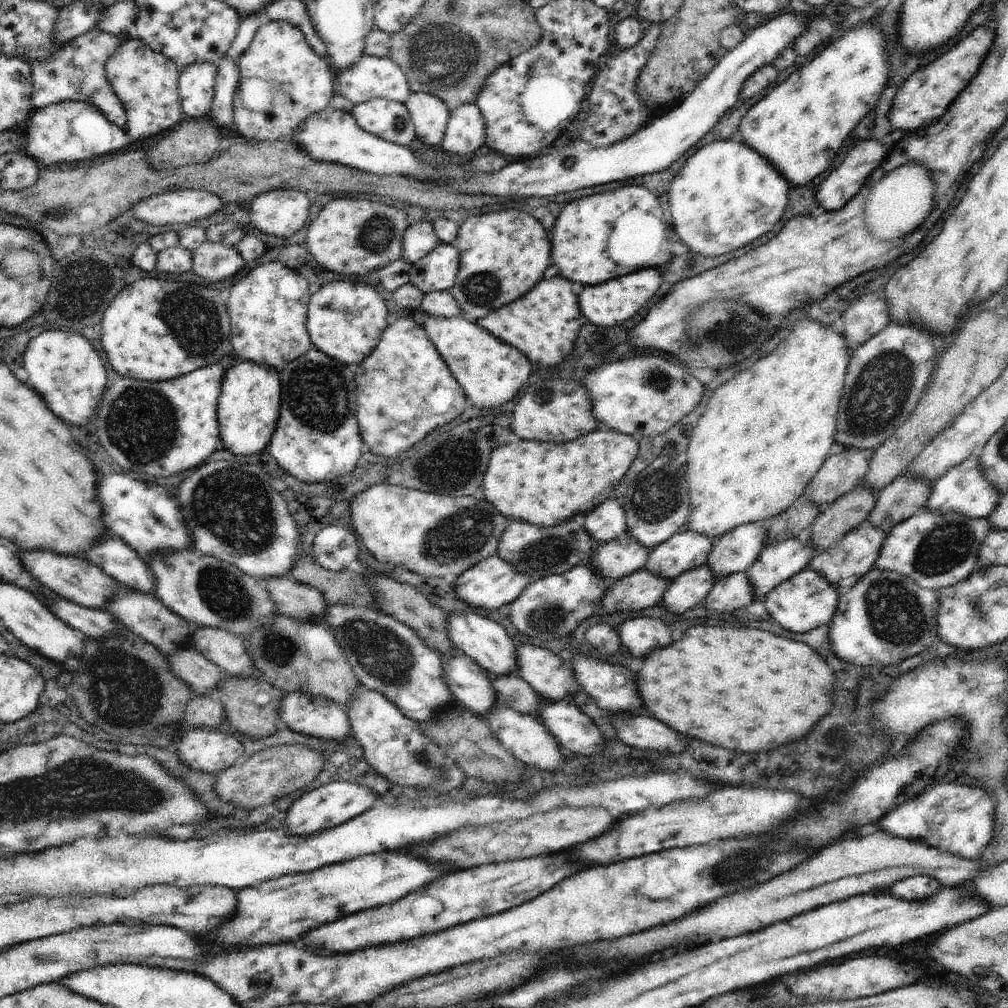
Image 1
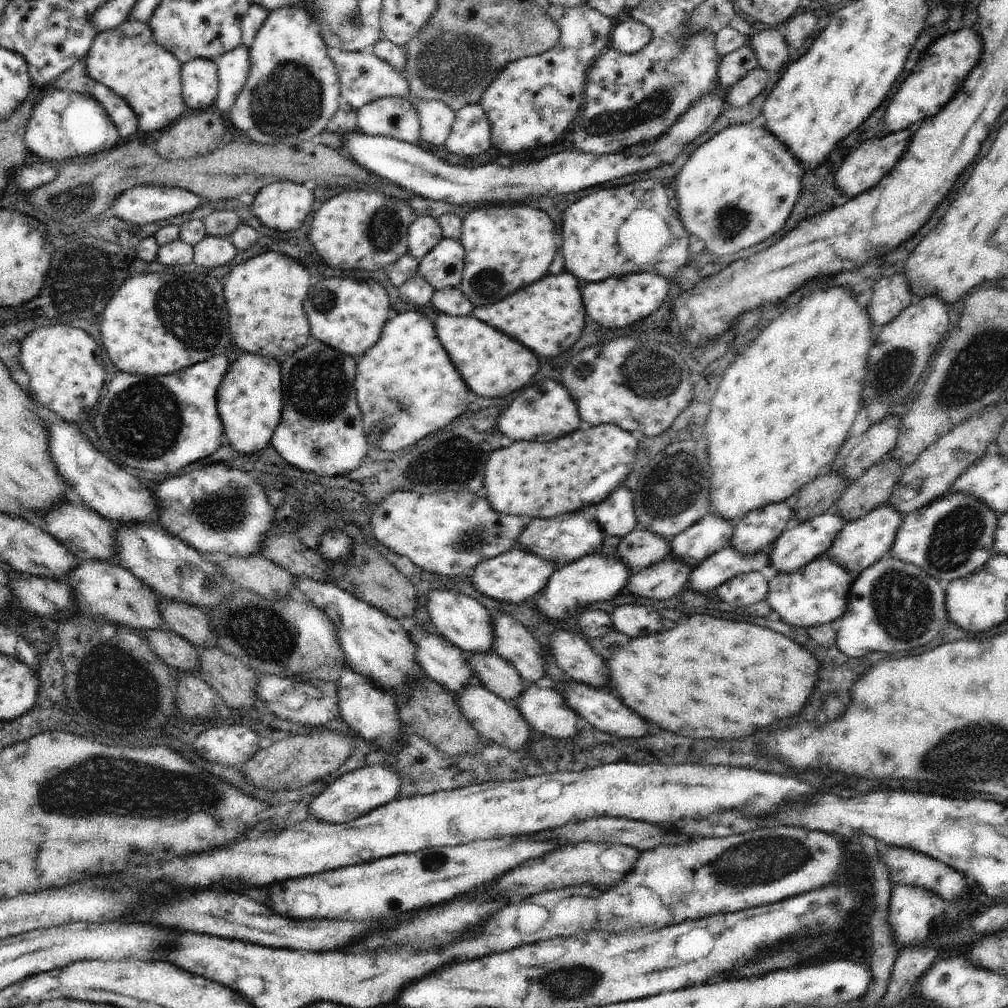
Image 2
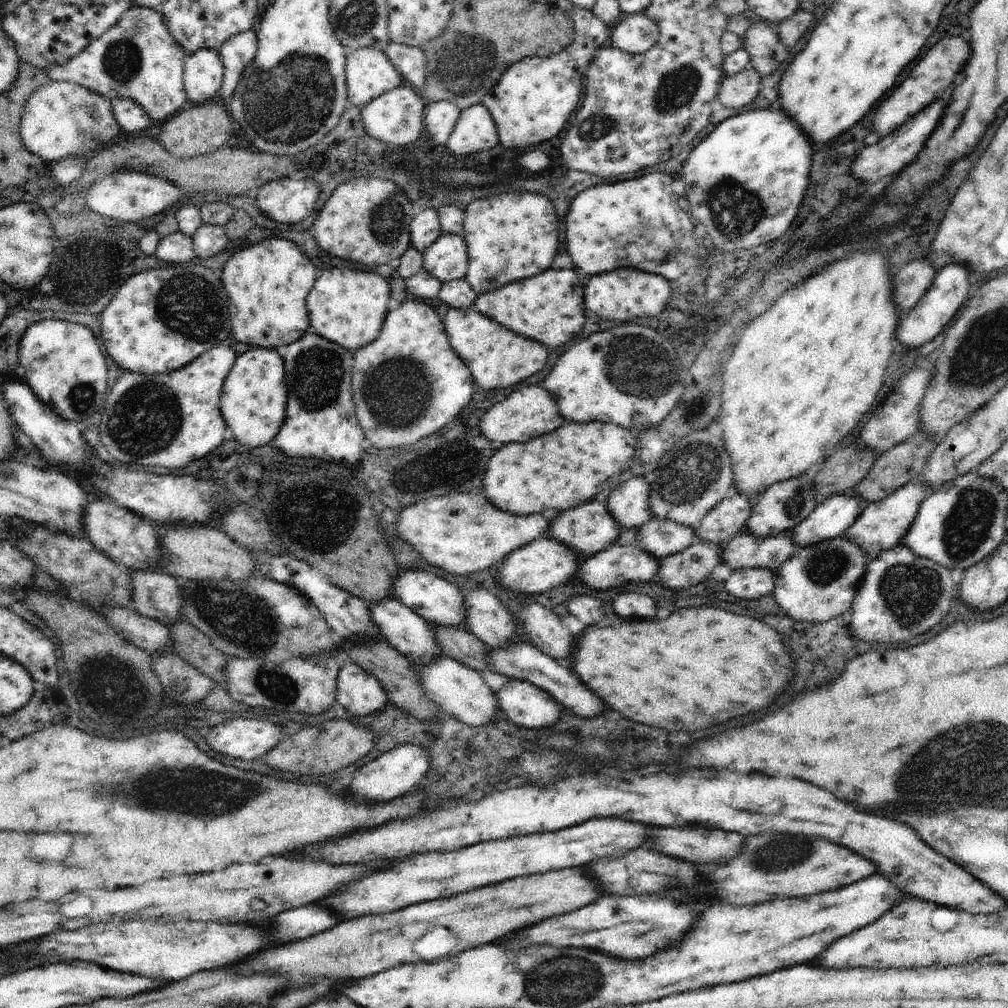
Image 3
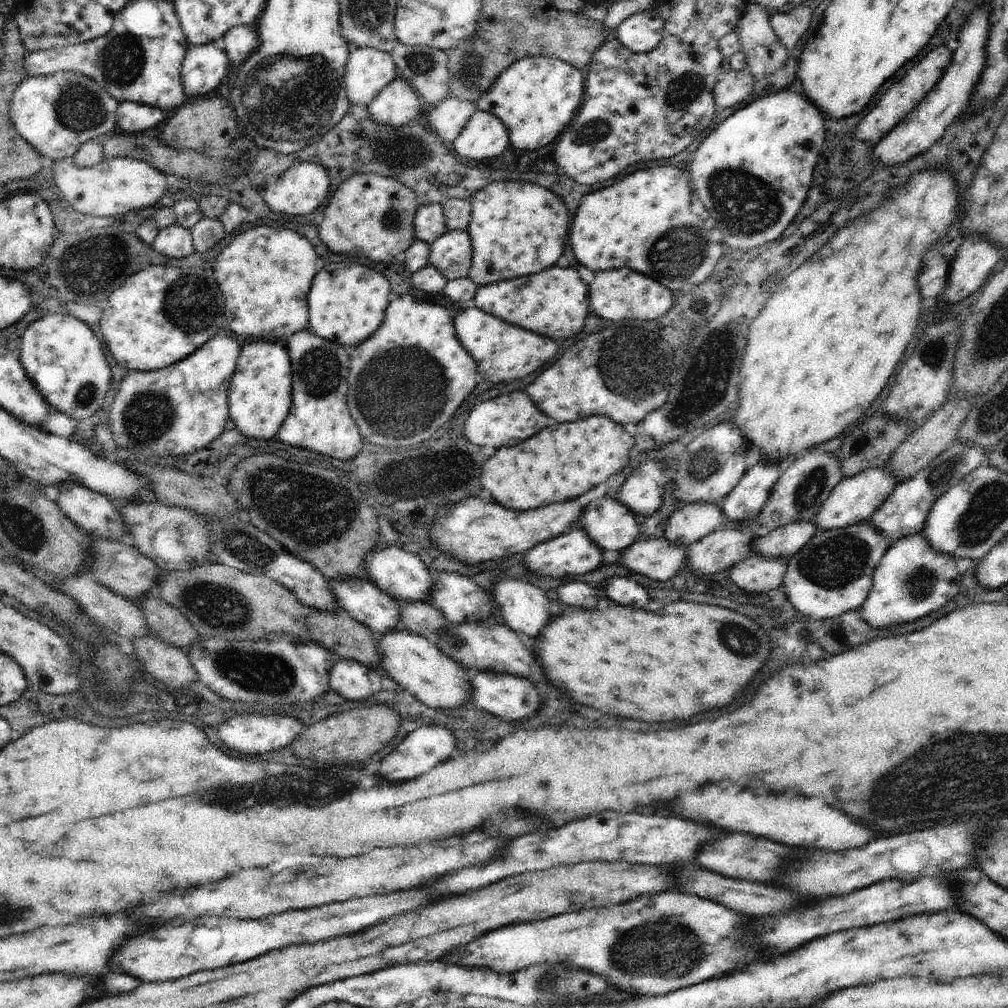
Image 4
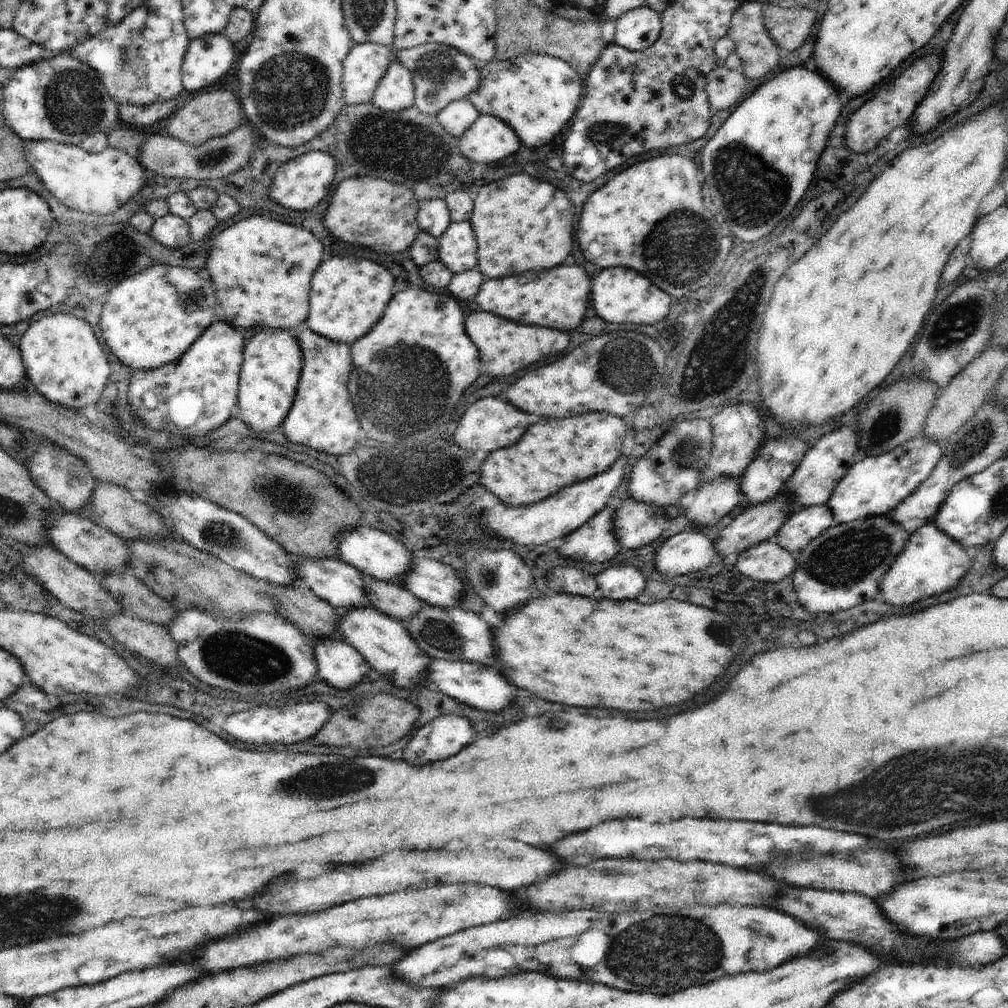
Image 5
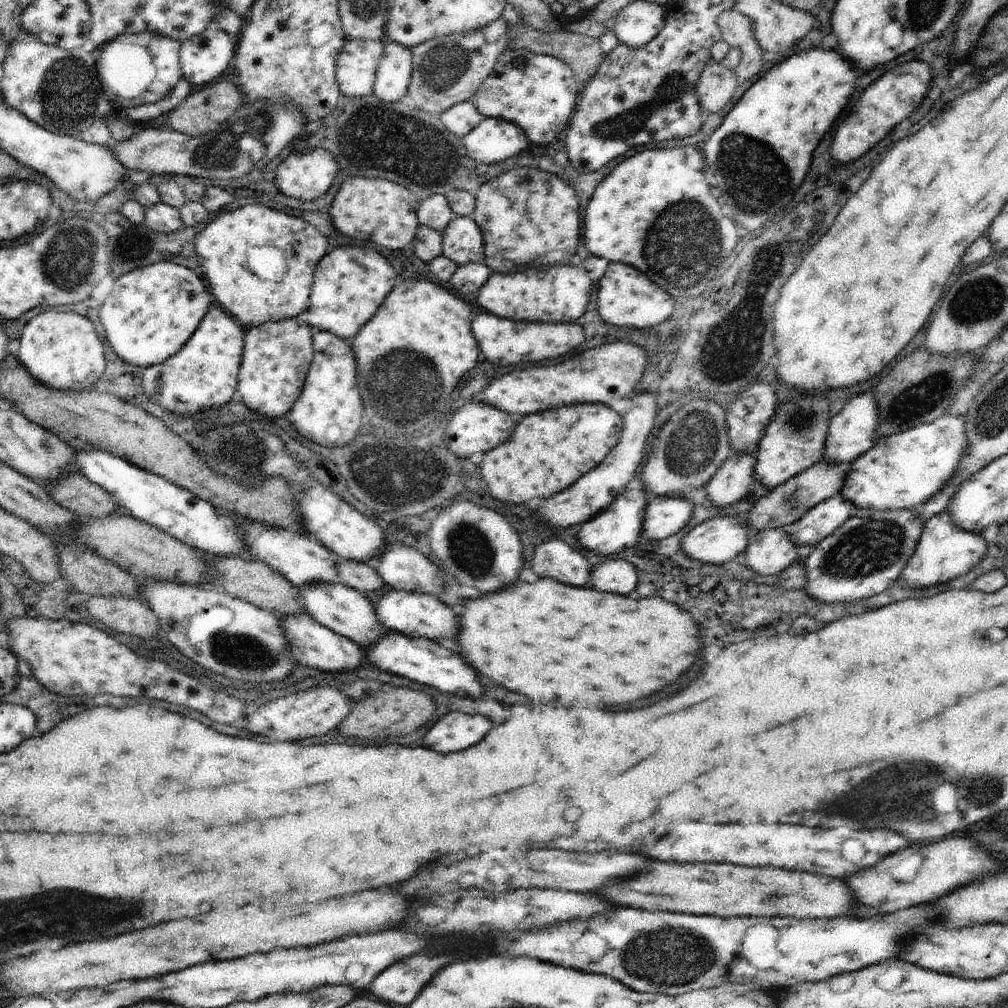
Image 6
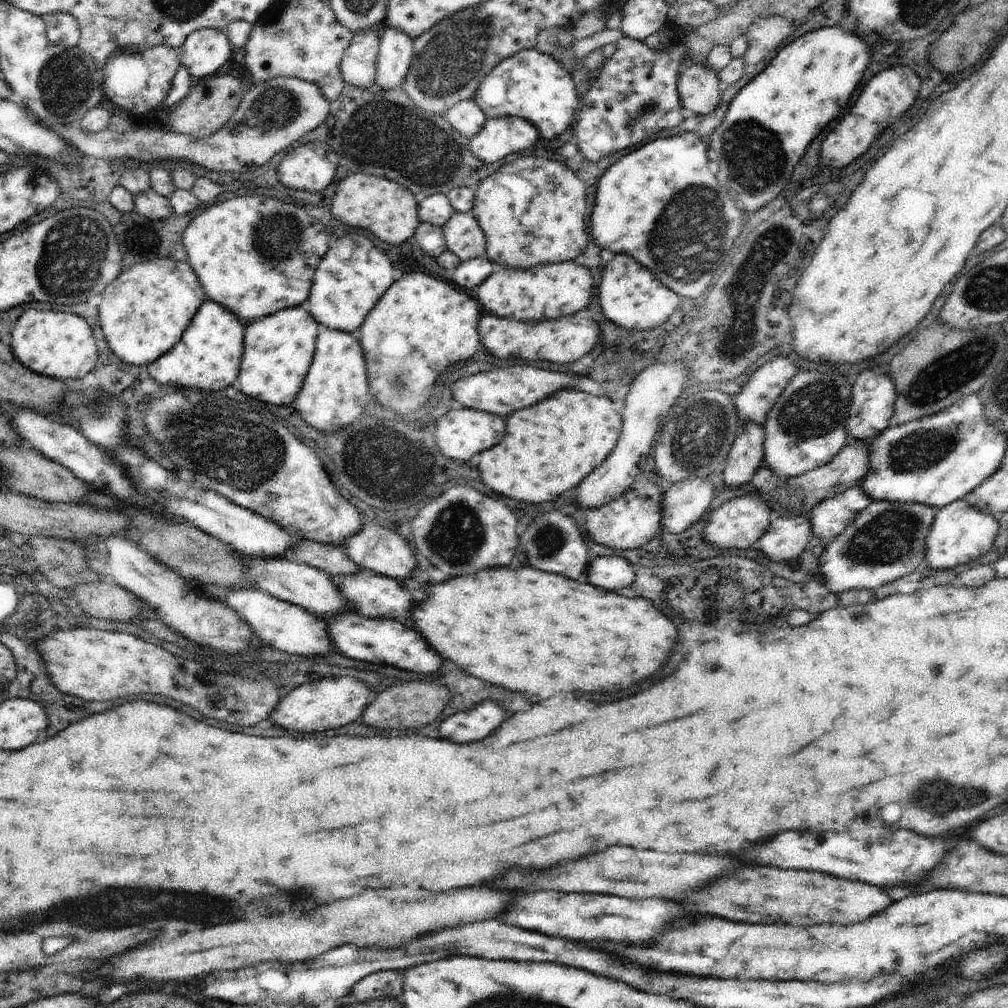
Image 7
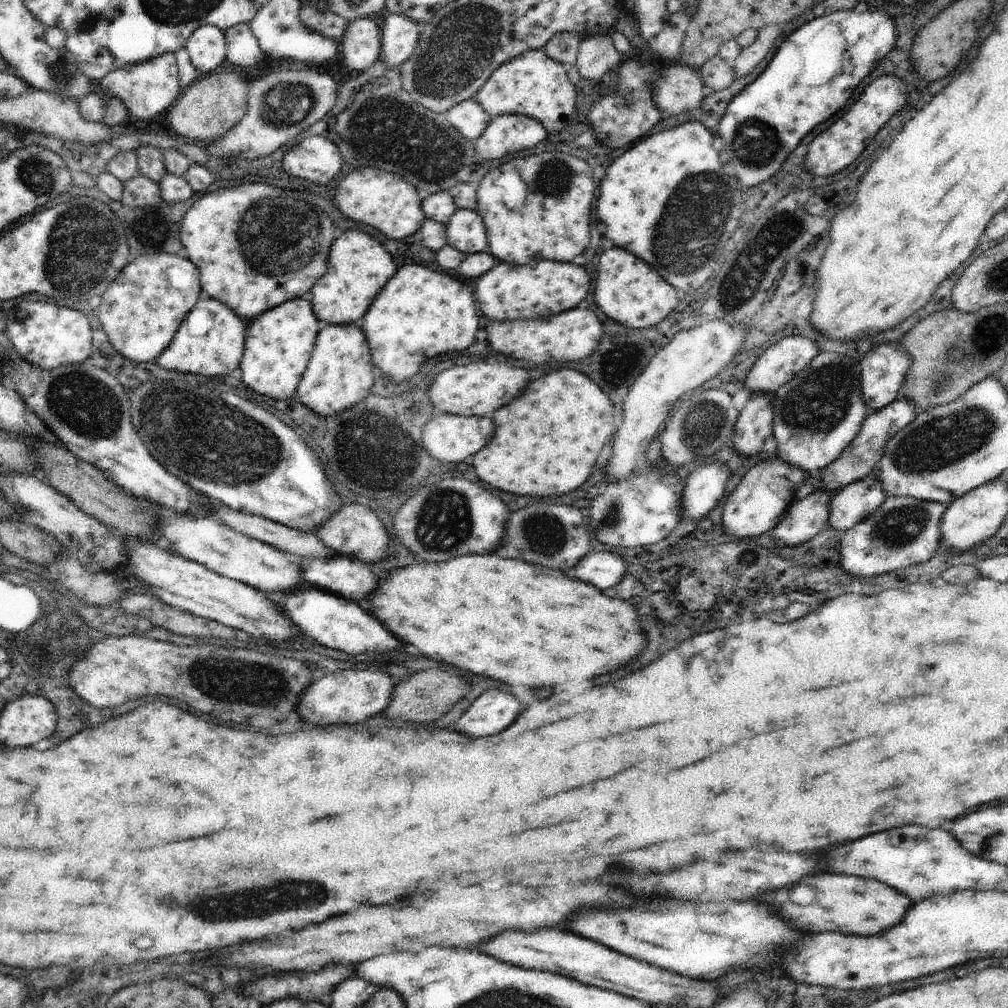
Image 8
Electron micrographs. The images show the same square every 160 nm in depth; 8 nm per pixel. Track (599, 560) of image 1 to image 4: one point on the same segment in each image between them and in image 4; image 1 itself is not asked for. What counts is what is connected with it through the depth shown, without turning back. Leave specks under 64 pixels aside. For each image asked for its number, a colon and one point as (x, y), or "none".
2: (641, 548)
3: (659, 537)
4: (688, 524)

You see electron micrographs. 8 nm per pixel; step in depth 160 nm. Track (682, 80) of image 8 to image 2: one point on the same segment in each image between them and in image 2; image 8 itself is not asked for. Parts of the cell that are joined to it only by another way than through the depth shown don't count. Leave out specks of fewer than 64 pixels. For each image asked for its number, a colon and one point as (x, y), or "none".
2: (748, 86)
3: (741, 89)
4: (733, 87)
5: (725, 88)
6: (717, 84)
7: (700, 88)

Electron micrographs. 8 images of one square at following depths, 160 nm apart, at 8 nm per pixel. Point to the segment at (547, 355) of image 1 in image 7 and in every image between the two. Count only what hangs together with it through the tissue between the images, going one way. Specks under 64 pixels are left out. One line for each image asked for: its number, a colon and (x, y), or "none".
2: (547, 317)
3: (549, 308)
4: (554, 303)
5: (557, 299)
6: (556, 294)
7: (547, 292)

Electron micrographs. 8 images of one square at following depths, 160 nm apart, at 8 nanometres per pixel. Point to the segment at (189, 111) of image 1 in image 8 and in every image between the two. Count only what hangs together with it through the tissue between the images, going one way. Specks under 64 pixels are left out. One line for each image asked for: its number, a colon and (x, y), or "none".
2: (200, 84)
3: (203, 70)
4: (204, 67)
5: (207, 59)
6: (204, 56)
7: (204, 52)
8: (206, 46)

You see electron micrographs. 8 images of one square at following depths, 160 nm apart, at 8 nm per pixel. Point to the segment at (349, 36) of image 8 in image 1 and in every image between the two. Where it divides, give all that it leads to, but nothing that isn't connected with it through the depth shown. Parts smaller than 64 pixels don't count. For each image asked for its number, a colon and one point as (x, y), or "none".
1: (371, 77)
2: (364, 77)
3: (369, 73)
4: (368, 71)
5: (365, 64)
6: (356, 67)
7: (358, 65)

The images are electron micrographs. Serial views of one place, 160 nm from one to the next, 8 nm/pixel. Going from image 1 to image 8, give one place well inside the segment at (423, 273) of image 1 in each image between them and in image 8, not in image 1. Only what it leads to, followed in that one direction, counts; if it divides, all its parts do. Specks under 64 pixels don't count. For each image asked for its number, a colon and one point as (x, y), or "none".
2: (443, 266)
3: (447, 260)
4: (451, 254)
5: (458, 246)
6: (463, 243)
7: (463, 235)
8: (466, 231)

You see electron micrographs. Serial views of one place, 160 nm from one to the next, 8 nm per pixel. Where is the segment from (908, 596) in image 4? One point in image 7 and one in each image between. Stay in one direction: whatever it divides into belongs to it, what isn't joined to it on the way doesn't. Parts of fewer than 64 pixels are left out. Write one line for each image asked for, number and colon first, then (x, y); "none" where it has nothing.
5: (930, 563)
6: (944, 552)
7: (959, 534)

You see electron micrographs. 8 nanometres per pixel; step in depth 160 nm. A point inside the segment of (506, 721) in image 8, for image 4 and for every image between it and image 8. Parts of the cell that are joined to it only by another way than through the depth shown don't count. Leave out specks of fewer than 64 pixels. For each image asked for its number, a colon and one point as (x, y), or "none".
4: (420, 751)
5: (445, 736)
6: (455, 731)
7: (466, 727)

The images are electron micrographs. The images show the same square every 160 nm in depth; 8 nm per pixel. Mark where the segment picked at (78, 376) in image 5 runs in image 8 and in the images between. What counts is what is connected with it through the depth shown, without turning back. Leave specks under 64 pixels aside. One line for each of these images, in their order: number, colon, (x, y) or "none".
6: (62, 351)
7: (59, 345)
8: (47, 335)

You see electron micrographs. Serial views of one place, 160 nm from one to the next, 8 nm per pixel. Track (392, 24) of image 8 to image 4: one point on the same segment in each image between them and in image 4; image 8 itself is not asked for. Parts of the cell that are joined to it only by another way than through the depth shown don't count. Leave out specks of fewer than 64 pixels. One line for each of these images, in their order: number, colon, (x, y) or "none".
4: (398, 105)
5: (395, 91)
6: (393, 75)
7: (396, 52)

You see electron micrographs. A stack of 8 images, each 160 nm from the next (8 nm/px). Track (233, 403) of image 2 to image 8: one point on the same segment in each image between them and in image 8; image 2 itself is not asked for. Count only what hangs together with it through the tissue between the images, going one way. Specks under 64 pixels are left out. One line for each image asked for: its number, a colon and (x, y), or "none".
3: (254, 397)
4: (260, 393)
5: (272, 362)
6: (276, 356)
7: (278, 350)
8: (278, 344)

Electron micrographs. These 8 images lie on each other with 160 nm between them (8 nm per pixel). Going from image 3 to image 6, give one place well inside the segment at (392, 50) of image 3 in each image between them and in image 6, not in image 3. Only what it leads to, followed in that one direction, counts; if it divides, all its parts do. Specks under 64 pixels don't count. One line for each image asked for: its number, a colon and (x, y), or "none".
4: (425, 68)
5: (441, 74)
6: (447, 70)

